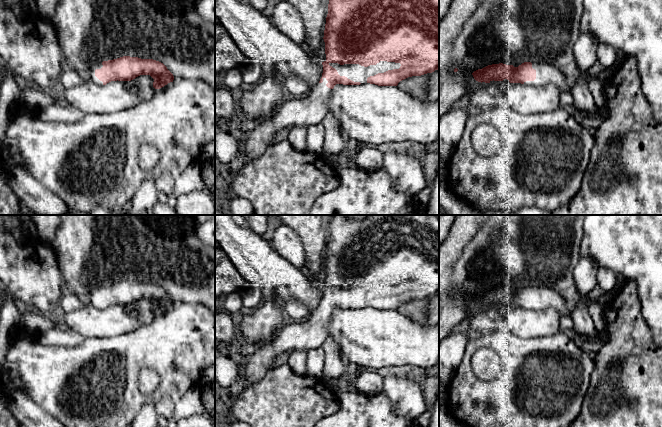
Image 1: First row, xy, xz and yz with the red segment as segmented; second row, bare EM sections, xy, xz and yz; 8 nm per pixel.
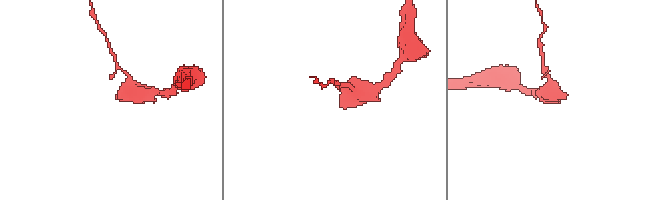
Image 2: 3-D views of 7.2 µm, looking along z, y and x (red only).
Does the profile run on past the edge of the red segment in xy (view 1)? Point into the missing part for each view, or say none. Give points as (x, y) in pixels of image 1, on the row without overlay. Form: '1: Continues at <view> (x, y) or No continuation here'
1: Continues at xy (90, 299)

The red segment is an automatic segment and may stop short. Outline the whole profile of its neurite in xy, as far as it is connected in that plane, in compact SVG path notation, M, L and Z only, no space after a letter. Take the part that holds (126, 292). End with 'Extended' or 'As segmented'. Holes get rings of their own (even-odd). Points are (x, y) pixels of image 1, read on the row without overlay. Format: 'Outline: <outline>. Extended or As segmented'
Outline: M130 280L96 288L85 301L97 309L106 309L117 304L131 305L140 299L150 299L154 303L155 313L160 313L174 304L173 298L163 287L153 283Z. Extended

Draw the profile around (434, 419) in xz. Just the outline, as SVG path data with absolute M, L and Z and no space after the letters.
M439 394L431 410L432 414L430 417L430 423L428 427L439 427Z

